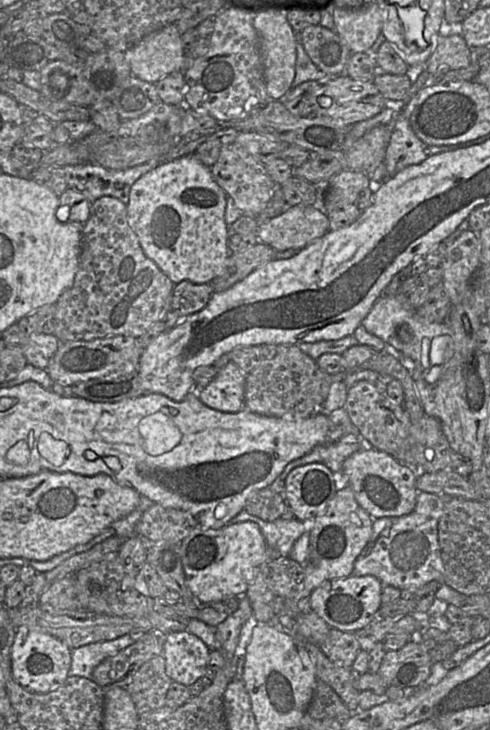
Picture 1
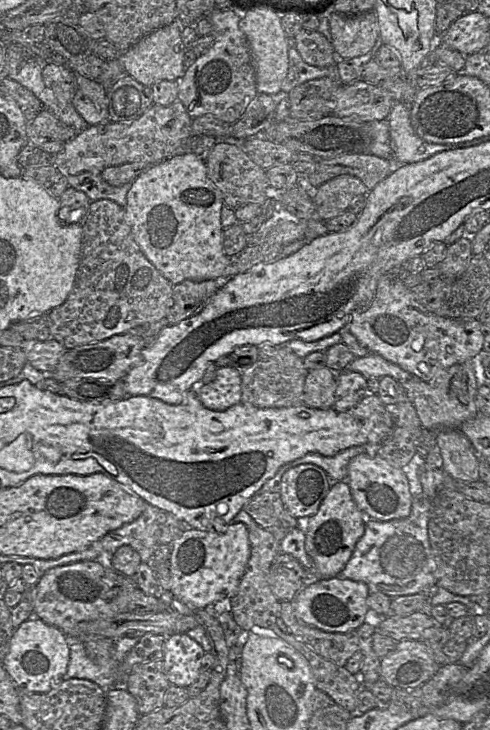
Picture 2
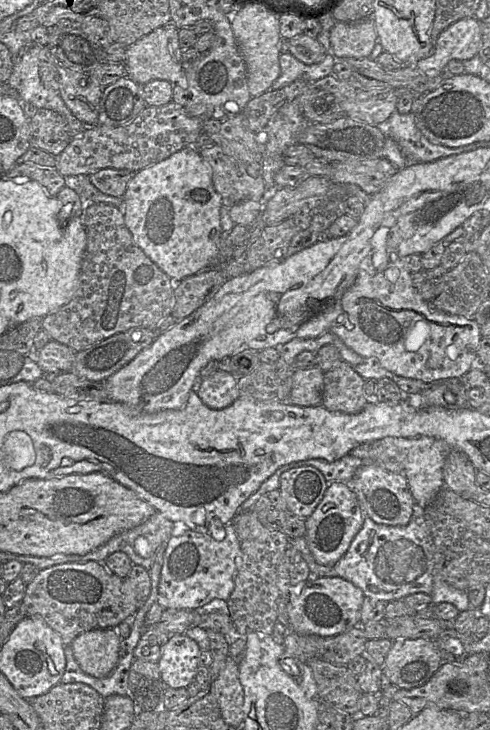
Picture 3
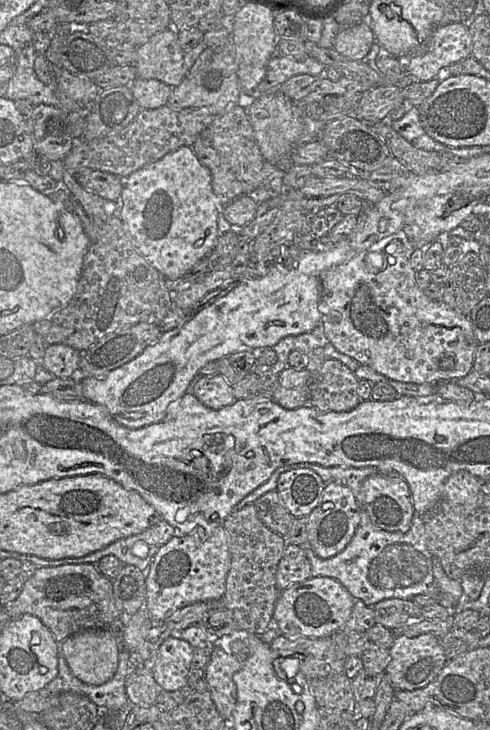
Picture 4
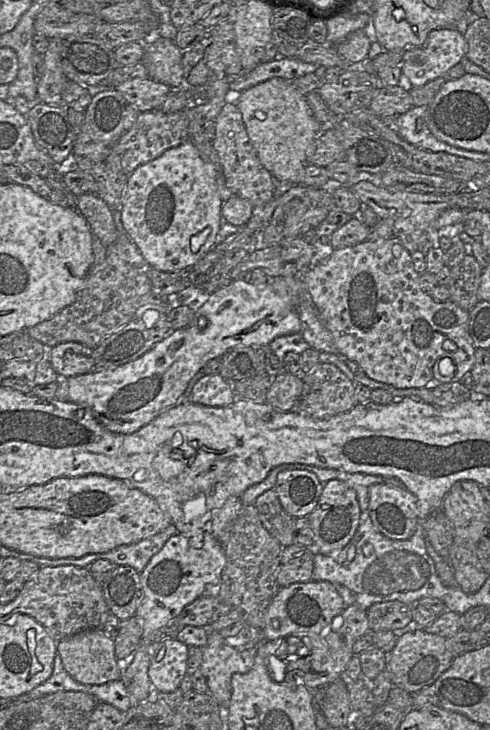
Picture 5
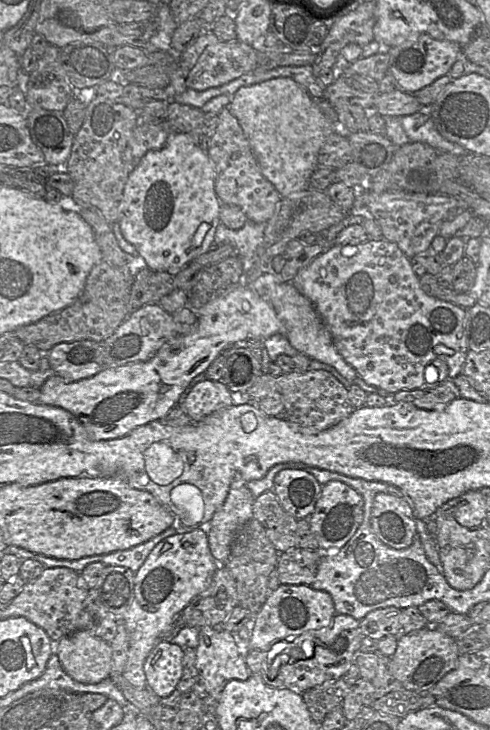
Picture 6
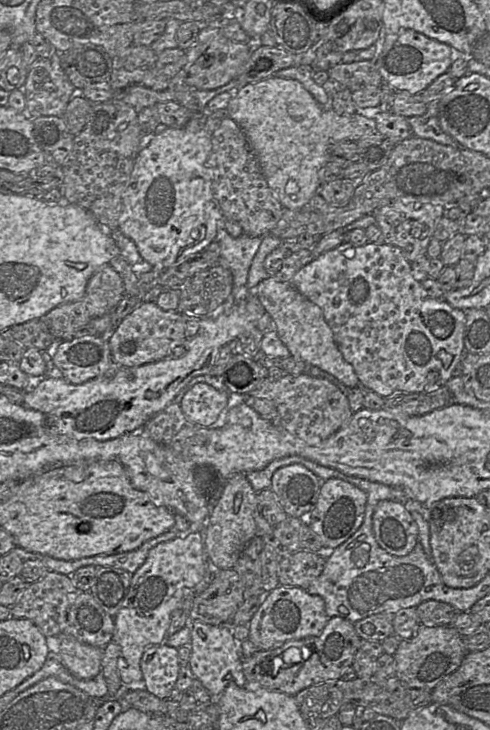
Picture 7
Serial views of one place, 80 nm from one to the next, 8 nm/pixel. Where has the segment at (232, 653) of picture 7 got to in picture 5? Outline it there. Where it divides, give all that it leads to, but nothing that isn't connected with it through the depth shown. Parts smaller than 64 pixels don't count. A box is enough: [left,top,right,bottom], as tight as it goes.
[199,631,252,711]

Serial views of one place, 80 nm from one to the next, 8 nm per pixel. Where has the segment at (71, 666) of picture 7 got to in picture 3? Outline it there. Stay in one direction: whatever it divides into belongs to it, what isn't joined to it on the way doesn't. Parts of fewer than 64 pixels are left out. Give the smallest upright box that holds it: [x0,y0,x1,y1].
[71,629,121,678]

